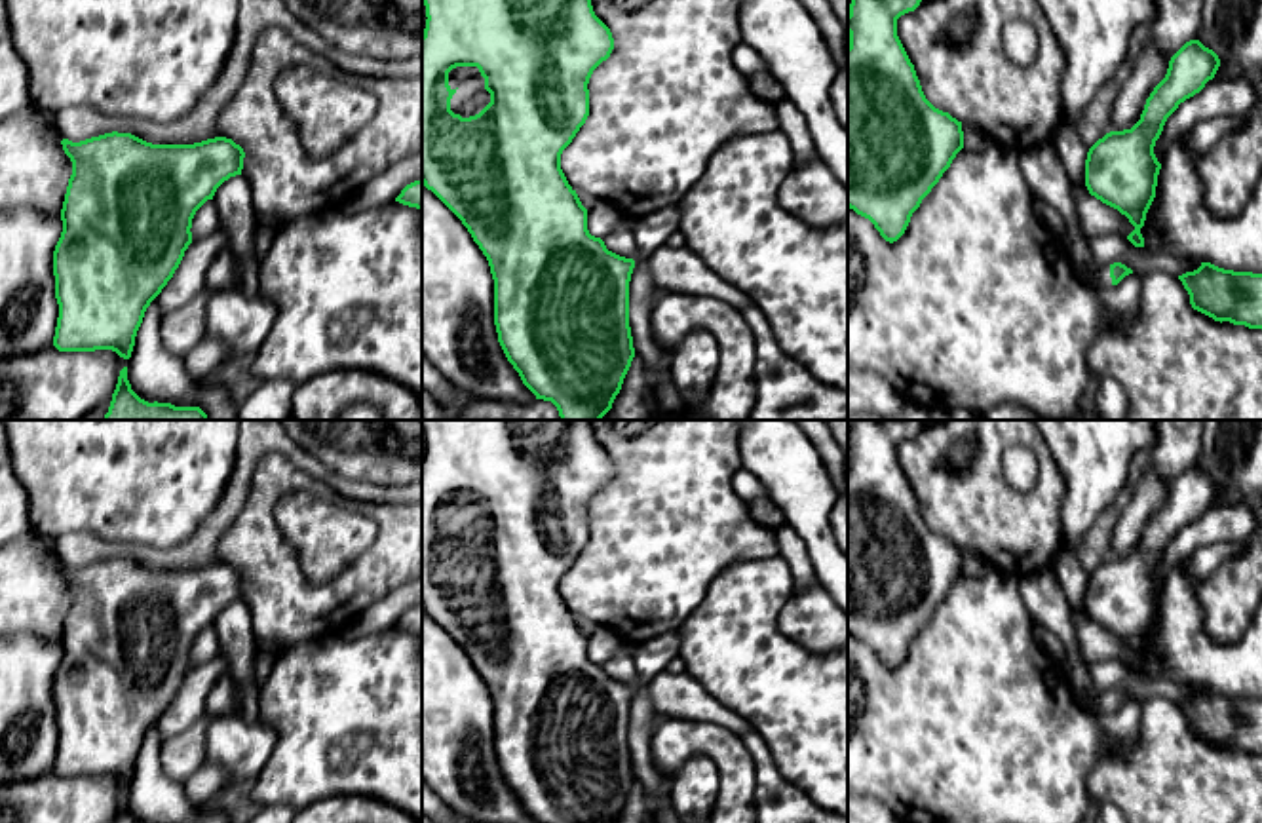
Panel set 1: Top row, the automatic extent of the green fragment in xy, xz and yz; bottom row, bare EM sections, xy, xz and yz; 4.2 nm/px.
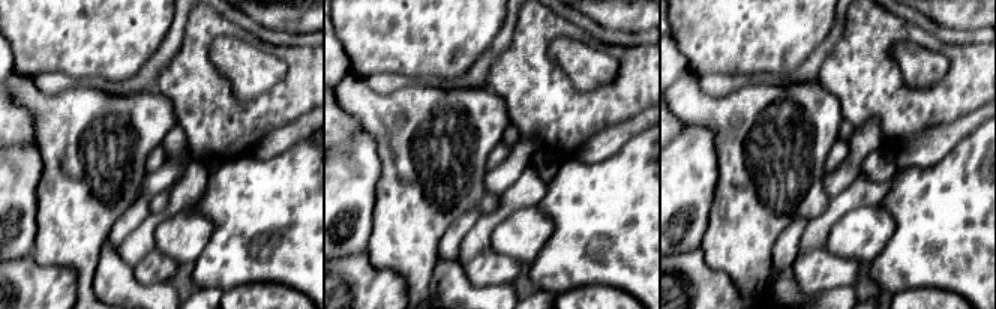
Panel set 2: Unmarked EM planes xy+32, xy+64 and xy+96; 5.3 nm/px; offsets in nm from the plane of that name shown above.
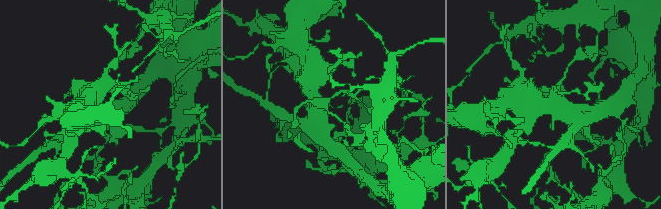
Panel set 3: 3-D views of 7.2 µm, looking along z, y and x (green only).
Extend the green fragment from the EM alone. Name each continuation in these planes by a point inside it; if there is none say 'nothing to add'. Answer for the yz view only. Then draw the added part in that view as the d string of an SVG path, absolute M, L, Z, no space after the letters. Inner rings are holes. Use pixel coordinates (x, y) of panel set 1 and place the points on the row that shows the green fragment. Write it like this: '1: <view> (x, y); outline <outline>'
1: yz (1042, 168); outline M1053 141L1019 152L1019 165L1032 192L1062 215L1066 224L1062 239L1081 281L1095 289L1110 287L1110 264L1104 268L1091 266L1091 241L1081 232L1070 181Z

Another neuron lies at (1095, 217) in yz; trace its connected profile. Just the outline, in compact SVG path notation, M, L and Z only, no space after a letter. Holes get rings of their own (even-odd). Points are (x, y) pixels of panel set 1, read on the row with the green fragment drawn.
M1070 184L1070 194L1076 205L1081 232L1089 241L1104 234L1129 236L1135 230L1125 215L1091 196L1087 188Z

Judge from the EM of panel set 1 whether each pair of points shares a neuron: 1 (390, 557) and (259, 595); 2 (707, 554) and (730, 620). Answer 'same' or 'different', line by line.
1: same
2: different

